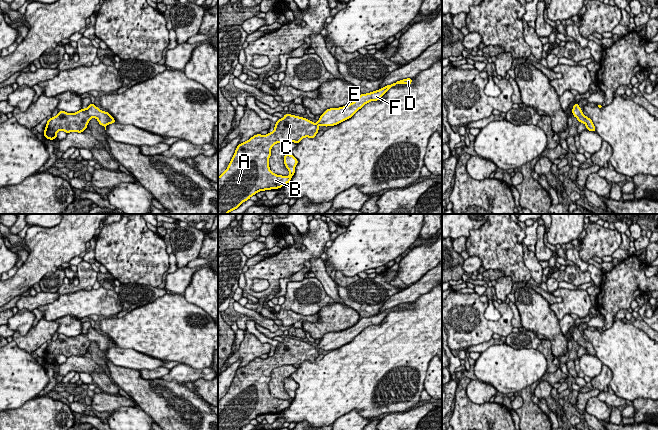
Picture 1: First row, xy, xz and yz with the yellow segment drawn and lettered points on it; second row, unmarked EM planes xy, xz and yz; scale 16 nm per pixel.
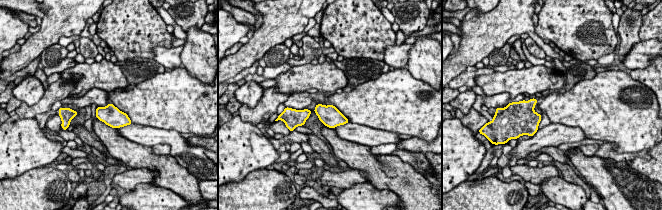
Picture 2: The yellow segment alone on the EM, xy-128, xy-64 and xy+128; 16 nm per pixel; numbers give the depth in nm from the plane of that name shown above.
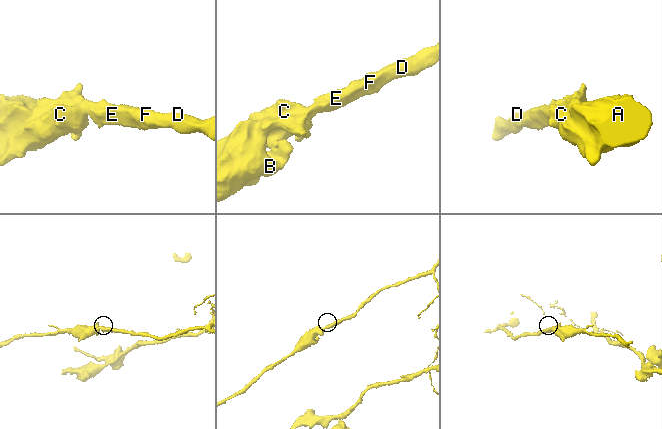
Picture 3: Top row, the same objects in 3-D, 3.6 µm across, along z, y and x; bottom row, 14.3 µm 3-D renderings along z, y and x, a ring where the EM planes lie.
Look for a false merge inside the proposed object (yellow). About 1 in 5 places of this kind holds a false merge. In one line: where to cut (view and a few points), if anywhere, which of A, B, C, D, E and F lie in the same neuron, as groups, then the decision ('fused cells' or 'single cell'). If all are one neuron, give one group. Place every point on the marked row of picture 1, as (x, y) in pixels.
no cut; A B C D E F; single cell

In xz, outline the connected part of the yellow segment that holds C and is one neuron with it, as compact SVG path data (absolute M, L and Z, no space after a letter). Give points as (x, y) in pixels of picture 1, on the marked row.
M412 78L399 80L396 83L386 85L385 87L360 96L352 103L339 108L330 108L320 115L320 119L315 124L306 118L284 114L284 117L278 119L274 125L274 131L267 135L256 134L249 140L240 143L235 150L235 153L224 173L218 177L218 214L228 214L229 212L237 209L243 202L250 199L251 196L256 195L259 191L279 189L285 184L288 184L295 174L295 166L298 160L291 154L284 155L284 164L288 171L289 176L282 176L274 174L269 168L269 158L271 156L272 146L284 141L292 141L298 144L303 138L309 137L311 139L316 137L319 131L318 126L325 127L337 125L349 118L351 118L359 109L371 101L378 101L380 98L396 84L412 84Z

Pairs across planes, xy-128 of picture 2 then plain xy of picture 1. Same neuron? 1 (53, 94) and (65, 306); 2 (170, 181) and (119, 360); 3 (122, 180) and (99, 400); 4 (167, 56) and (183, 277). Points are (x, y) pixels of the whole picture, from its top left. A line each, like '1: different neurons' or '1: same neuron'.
1: different neurons
2: different neurons
3: same neuron
4: same neuron

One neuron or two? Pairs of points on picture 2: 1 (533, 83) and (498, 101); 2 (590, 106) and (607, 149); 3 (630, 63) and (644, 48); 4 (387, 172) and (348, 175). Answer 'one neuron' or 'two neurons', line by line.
1: two neurons
2: two neurons
3: one neuron
4: two neurons

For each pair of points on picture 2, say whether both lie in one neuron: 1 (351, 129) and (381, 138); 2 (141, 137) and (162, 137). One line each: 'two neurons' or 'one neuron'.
1: one neuron
2: one neuron

